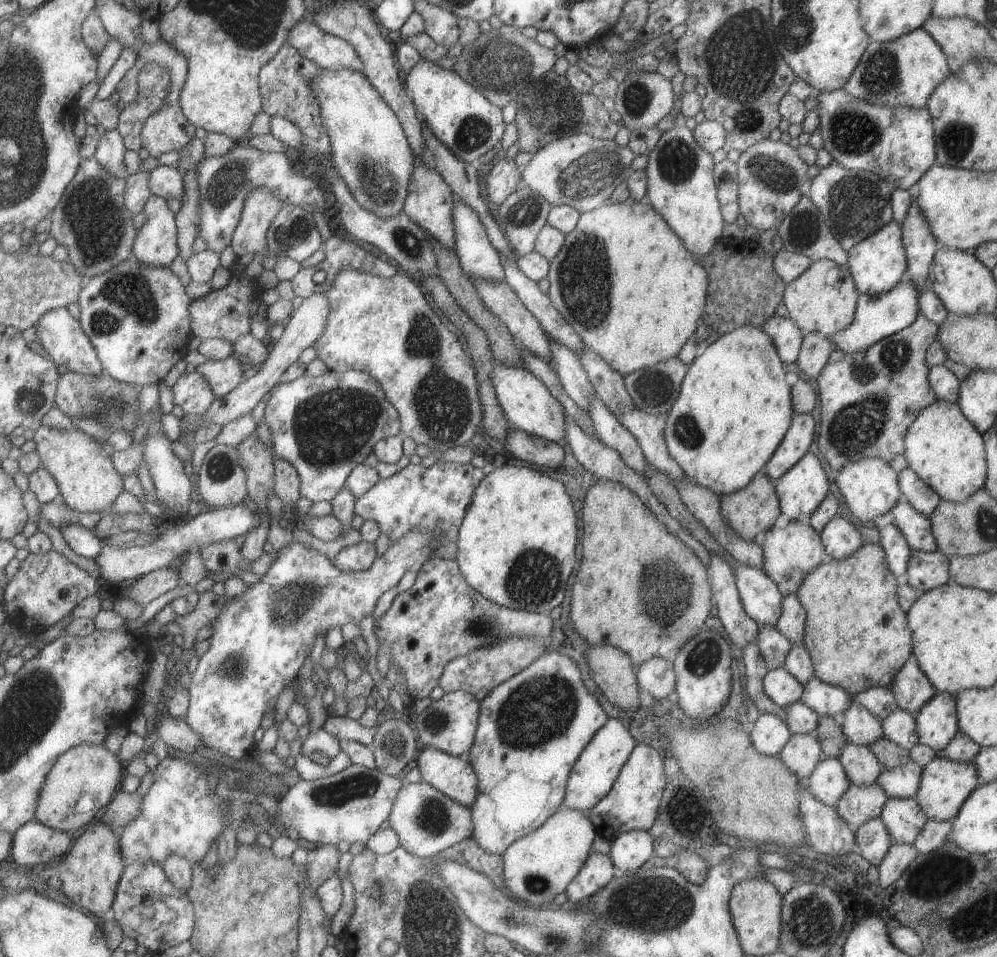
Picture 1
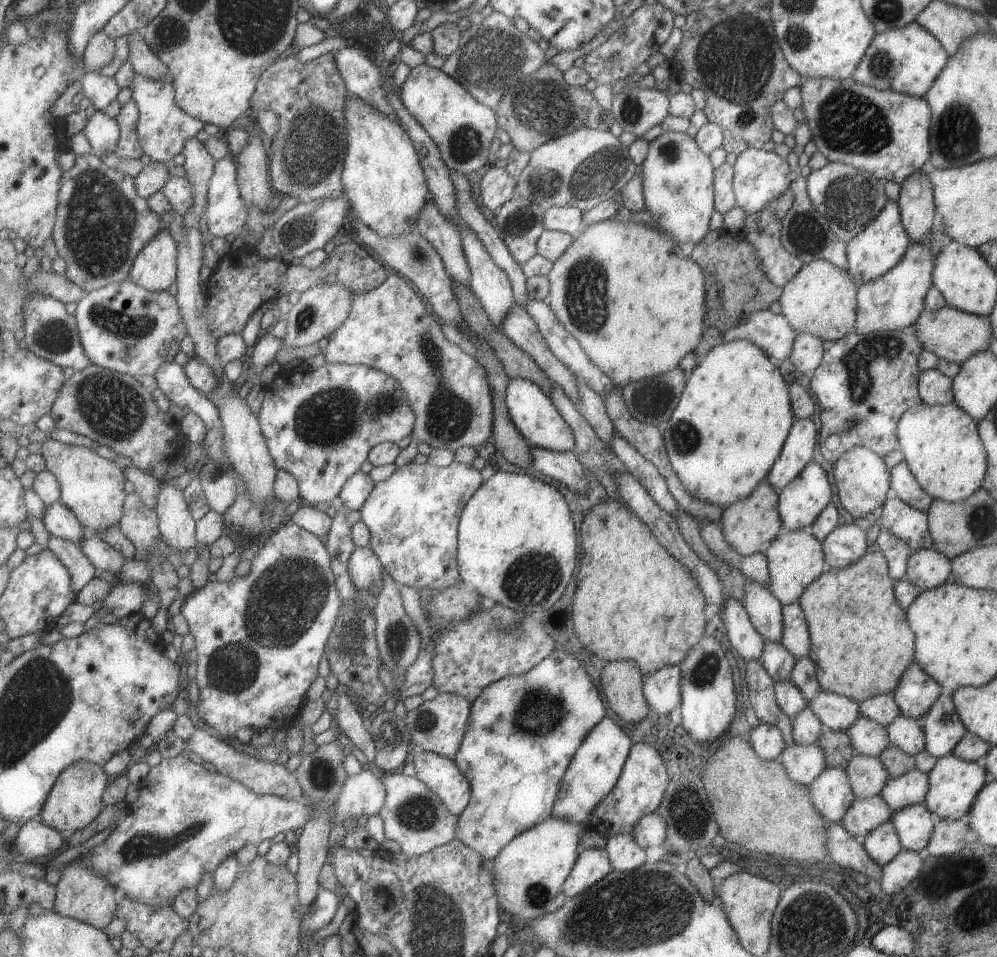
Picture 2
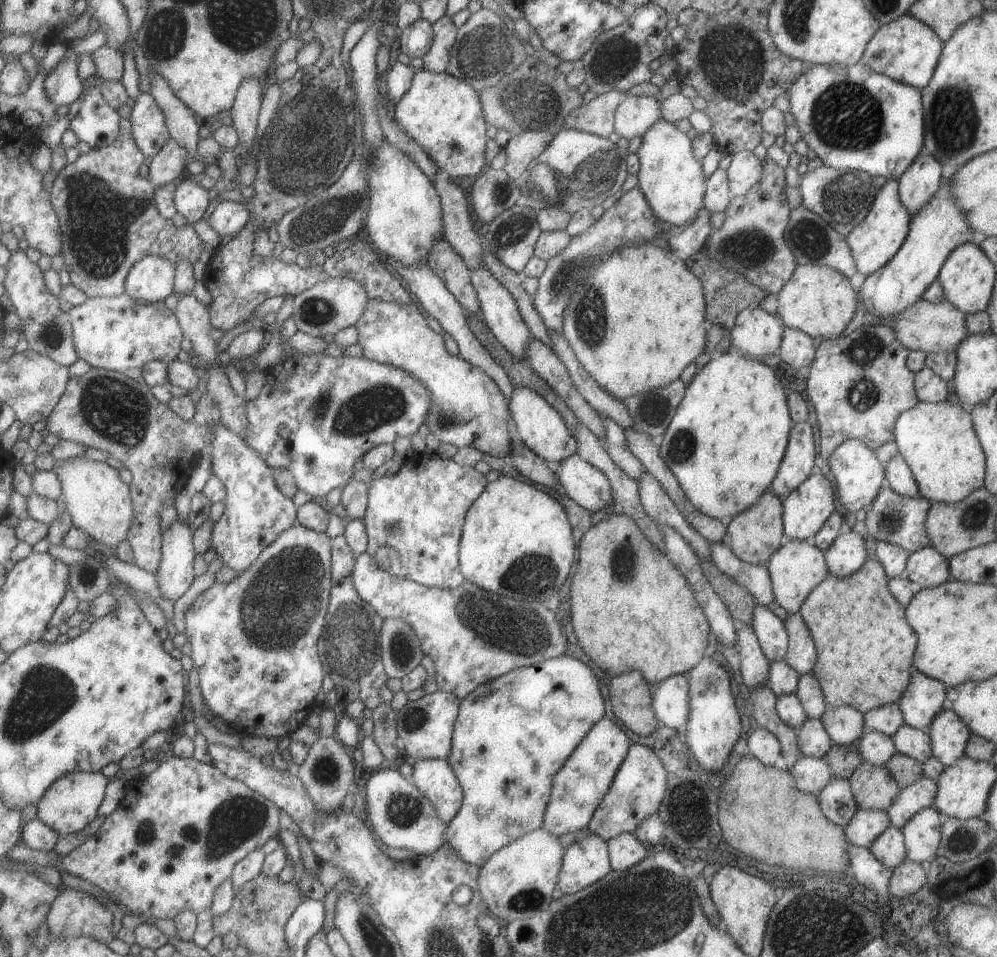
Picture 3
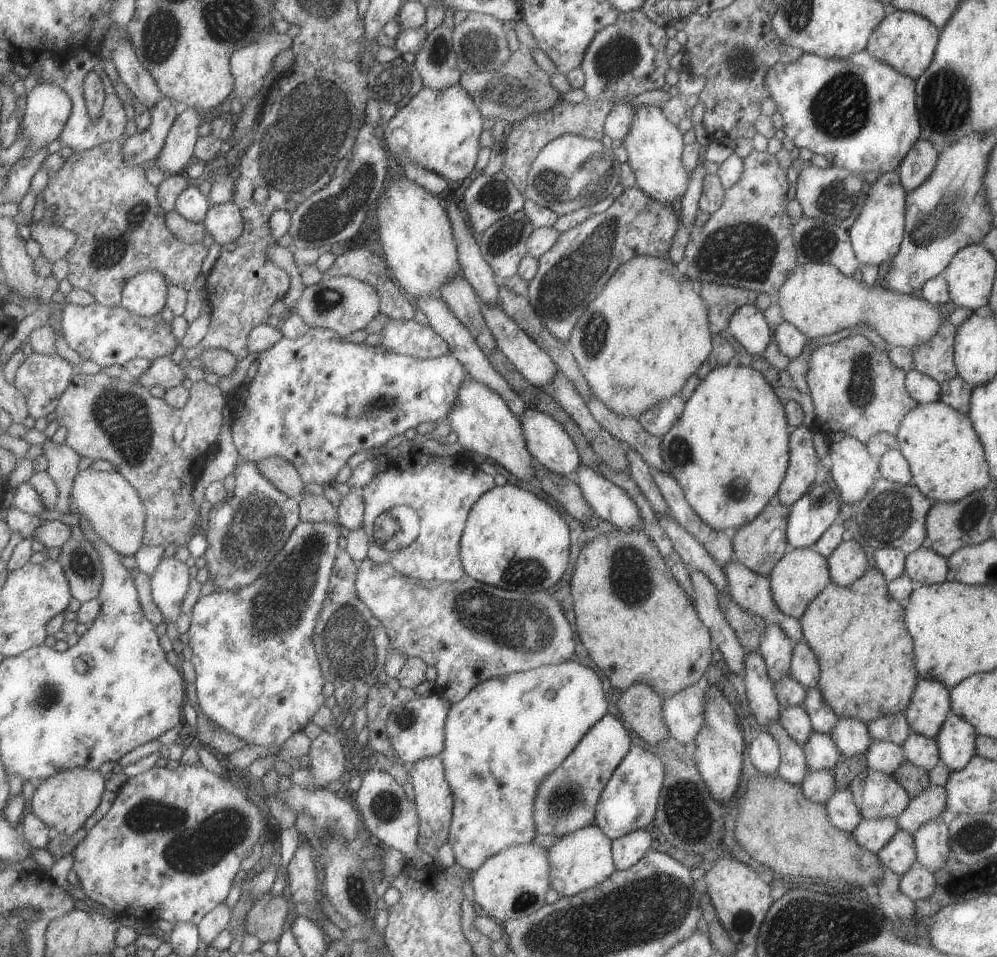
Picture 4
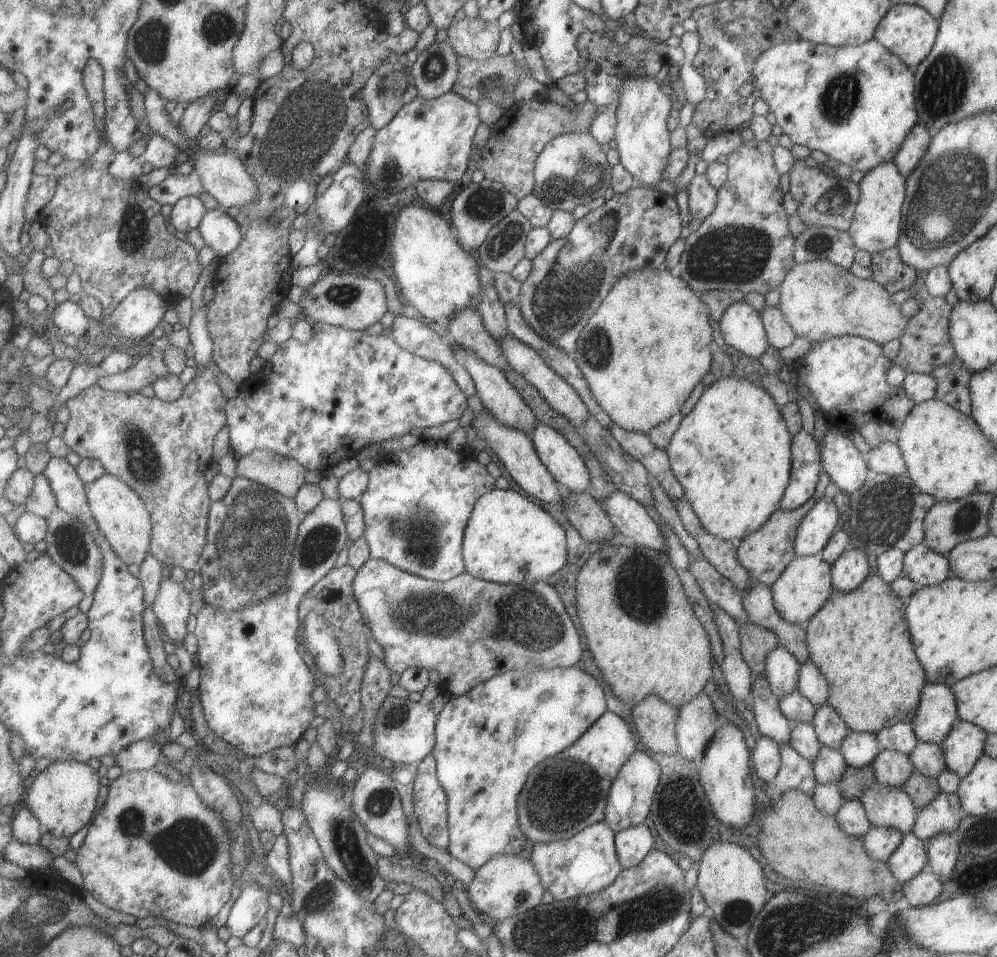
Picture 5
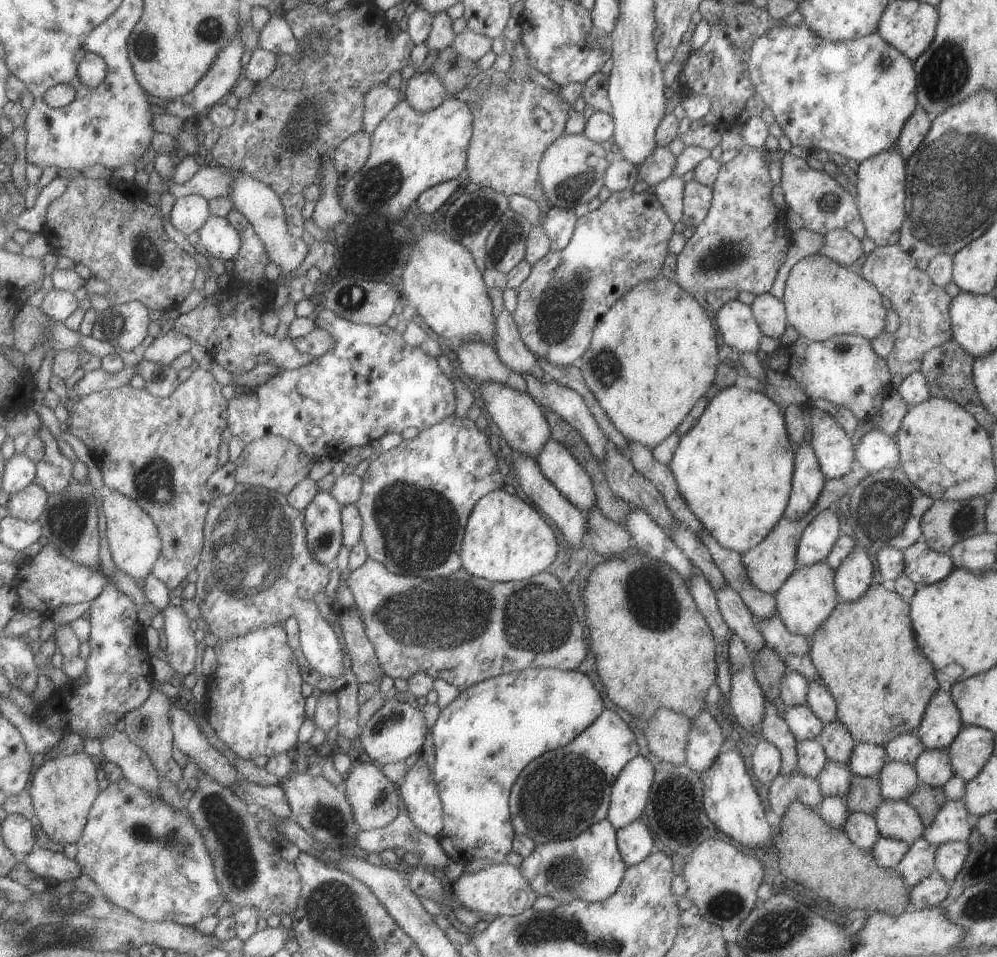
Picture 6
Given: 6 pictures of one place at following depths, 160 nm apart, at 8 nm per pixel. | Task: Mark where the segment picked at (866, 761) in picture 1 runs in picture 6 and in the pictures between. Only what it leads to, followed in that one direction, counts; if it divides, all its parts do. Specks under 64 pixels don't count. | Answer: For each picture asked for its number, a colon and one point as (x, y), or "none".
2: (867, 775)
3: (873, 788)
4: (877, 795)
5: (884, 806)
6: (895, 819)

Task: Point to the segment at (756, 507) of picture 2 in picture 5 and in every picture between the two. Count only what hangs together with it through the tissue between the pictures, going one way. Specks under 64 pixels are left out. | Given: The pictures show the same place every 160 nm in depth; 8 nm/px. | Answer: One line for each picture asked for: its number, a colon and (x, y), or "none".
3: (753, 535)
4: (758, 545)
5: (764, 554)

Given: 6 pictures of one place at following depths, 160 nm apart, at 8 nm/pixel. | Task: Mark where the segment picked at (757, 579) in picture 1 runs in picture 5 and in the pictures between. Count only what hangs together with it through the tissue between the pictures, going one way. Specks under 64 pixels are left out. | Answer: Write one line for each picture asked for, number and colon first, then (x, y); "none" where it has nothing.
2: (764, 611)
3: (772, 637)
4: (776, 649)
5: (781, 669)

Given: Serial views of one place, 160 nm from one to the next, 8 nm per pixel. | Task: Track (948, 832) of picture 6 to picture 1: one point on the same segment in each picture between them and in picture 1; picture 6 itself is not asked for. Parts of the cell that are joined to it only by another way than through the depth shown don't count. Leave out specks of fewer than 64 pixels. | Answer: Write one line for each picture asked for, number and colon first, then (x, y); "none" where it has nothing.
1: (902, 782)
2: (909, 788)
3: (918, 795)
4: (931, 803)
5: (942, 815)

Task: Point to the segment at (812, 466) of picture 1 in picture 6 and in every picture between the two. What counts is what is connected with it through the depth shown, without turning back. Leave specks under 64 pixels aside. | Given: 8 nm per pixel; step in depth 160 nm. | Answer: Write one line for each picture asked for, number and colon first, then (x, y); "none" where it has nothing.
2: (799, 503)
3: (804, 511)
4: (816, 510)
5: (816, 527)
6: (817, 538)

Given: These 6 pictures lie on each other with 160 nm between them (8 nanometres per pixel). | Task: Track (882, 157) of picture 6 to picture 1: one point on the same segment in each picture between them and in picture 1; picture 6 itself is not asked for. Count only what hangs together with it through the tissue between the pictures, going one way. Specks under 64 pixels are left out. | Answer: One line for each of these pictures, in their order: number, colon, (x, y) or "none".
1: (876, 263)
2: (871, 252)
3: (876, 238)
4: (875, 237)
5: (875, 225)

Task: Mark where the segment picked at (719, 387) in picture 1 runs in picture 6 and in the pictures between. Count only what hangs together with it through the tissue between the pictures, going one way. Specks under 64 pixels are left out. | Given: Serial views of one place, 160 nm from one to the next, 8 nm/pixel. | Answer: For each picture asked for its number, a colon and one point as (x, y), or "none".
2: (733, 415)
3: (724, 444)
4: (728, 450)
5: (731, 454)
6: (733, 467)

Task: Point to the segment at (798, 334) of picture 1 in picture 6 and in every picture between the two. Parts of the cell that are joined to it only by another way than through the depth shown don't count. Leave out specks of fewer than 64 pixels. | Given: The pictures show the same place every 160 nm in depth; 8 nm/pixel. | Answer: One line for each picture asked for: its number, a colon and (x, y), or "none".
2: (771, 333)
3: (755, 332)
4: (748, 326)
5: (740, 325)
6: (734, 319)

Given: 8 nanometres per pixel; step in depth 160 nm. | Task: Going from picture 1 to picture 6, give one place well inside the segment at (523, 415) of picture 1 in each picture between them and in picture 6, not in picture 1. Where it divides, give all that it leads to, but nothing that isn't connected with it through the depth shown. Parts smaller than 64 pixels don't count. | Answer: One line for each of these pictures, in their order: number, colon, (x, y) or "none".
2: (536, 418)
3: (540, 428)
4: (546, 441)
5: (562, 461)
6: (555, 462)

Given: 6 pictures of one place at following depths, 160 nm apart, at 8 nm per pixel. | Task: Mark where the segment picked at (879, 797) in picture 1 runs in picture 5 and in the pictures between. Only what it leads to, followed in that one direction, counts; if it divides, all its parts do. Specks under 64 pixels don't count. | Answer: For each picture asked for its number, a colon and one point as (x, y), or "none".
2: (863, 815)
3: (865, 825)
4: (871, 834)
5: (879, 842)

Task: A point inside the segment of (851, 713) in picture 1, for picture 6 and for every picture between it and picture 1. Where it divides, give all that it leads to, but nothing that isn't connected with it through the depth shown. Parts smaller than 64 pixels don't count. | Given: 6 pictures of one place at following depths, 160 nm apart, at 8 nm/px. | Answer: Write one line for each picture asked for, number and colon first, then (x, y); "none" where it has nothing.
2: (867, 737)
3: (876, 748)
4: (882, 756)
5: (891, 769)
6: (897, 780)

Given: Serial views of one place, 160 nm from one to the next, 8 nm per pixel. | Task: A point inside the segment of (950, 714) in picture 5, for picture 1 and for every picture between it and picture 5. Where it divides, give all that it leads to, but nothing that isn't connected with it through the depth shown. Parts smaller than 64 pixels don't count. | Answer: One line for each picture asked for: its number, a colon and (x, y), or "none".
1: (911, 688)
2: (916, 692)
3: (924, 697)
4: (929, 704)

